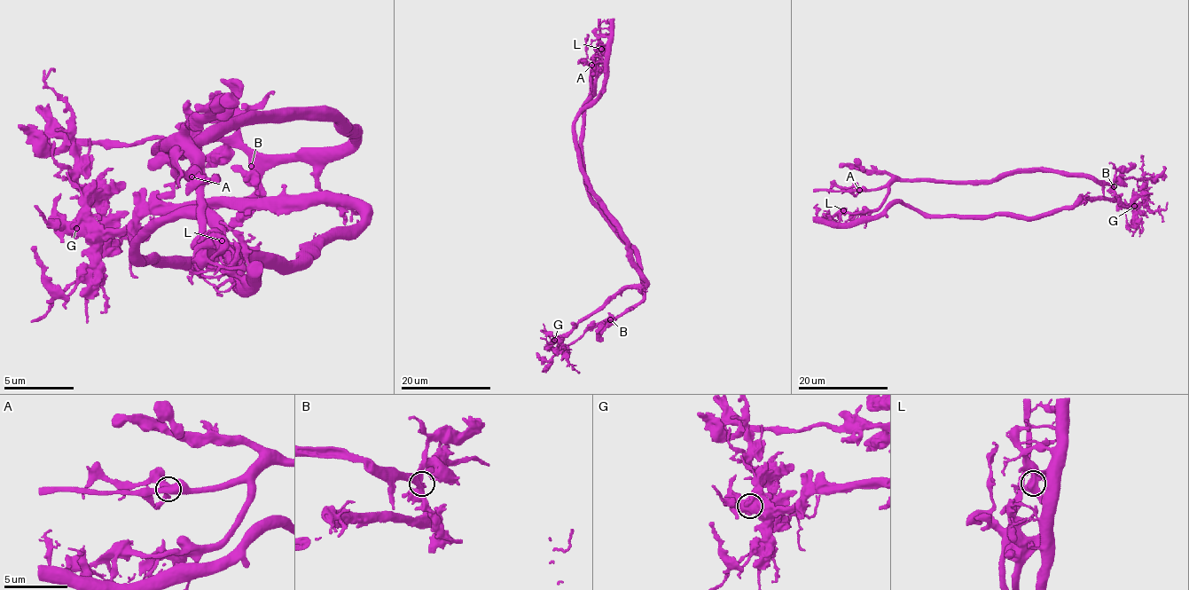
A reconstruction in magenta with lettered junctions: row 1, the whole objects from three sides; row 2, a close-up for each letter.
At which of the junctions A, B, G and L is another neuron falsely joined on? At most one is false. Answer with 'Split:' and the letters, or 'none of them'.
Split: L

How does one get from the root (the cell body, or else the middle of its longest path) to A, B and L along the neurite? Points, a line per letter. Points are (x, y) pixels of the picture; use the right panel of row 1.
A: (1005, 173), (989, 180), (893, 180), (887, 186), (859, 190)
B: (1005, 173), (1057, 171), (1104, 180), (1114, 186)
L: (1005, 173), (989, 180), (895, 180), (889, 186), (886, 200), (878, 208), (857, 213), (847, 213), (843, 209)

